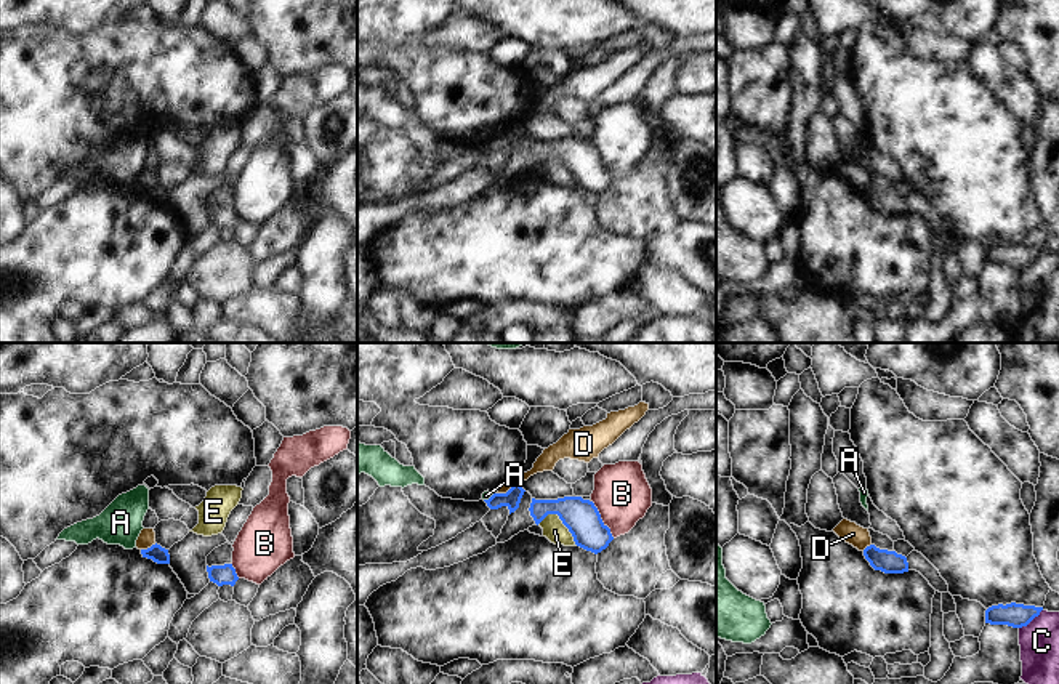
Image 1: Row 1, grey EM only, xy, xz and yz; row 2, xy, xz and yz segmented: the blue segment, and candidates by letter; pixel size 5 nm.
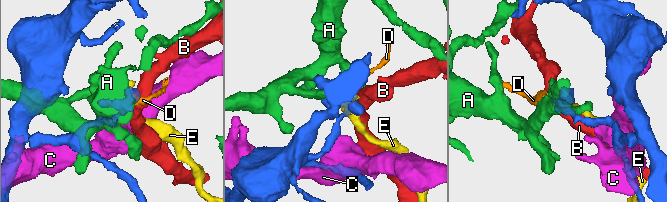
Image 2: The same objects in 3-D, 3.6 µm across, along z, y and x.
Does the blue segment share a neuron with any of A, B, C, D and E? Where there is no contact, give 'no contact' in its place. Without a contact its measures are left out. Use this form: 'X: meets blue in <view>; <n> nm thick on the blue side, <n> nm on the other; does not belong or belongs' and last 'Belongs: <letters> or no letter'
A: meets blue in xz; 90 nm thick on the blue side, 50 nm on the other; does not belong
B: meets blue in xz; 180 nm thick on the blue side, 280 nm on the other; does not belong
C: meets blue in yz; 120 nm thick on the blue side, 200 nm on the other; does not belong
D: meets blue in xy; 90 nm thick on the blue side, 90 nm on the other; does not belong
E: meets blue in xz; 180 nm thick on the blue side, 110 nm on the other; does not belong
Belongs: no letter

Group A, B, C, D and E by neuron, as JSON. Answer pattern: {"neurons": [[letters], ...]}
{"neurons": [["A"], ["B"], ["C"], ["D"], ["E"]]}

